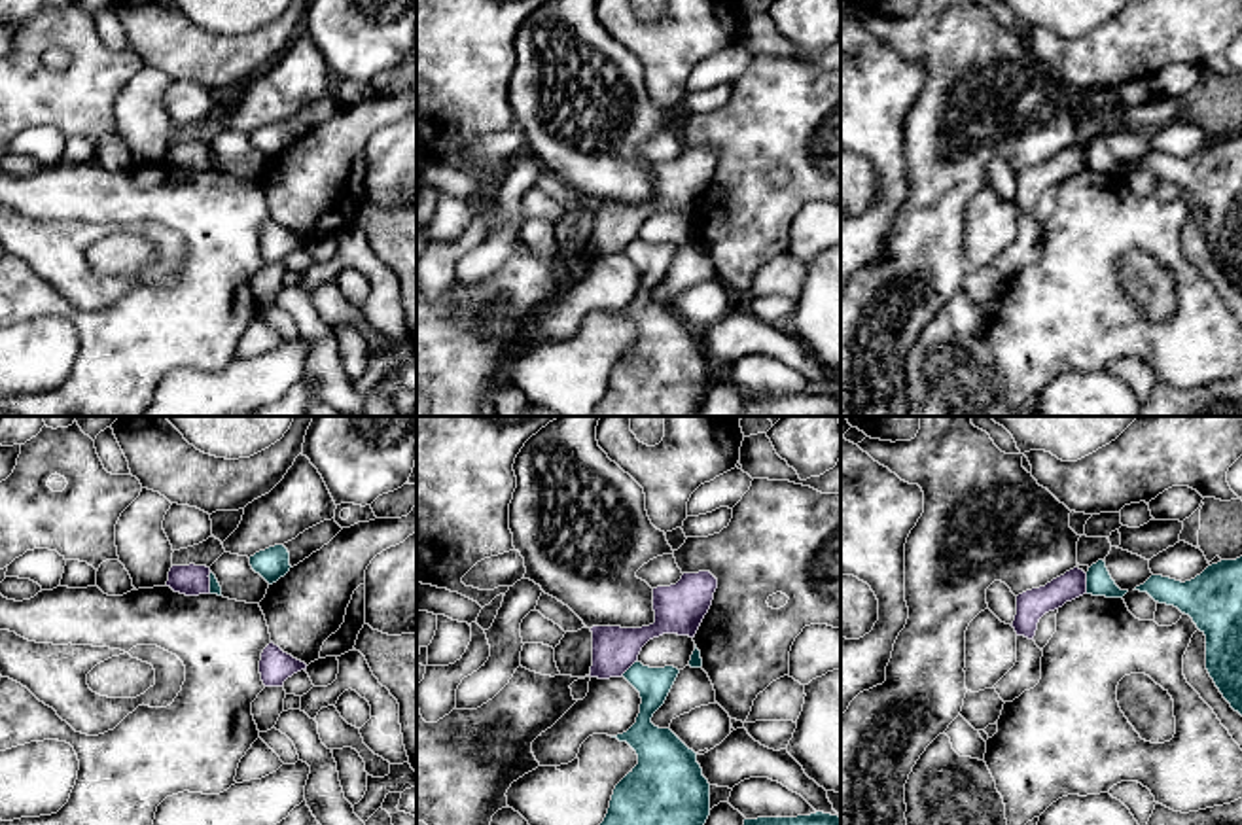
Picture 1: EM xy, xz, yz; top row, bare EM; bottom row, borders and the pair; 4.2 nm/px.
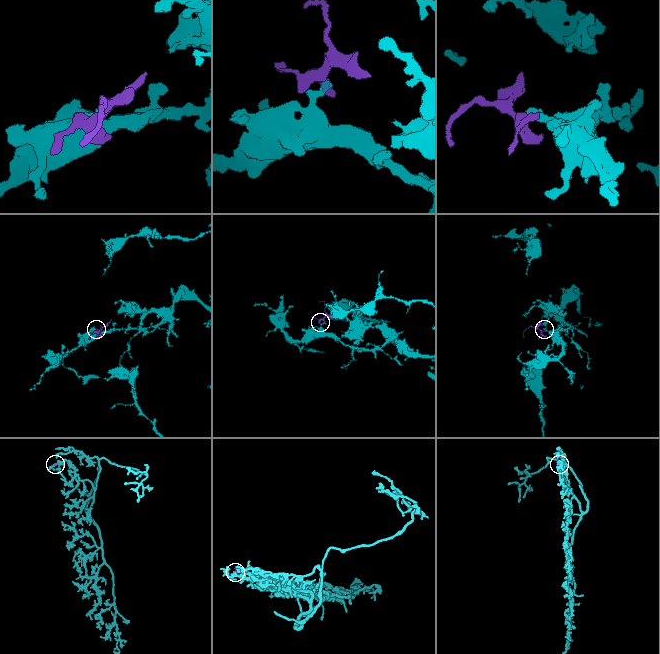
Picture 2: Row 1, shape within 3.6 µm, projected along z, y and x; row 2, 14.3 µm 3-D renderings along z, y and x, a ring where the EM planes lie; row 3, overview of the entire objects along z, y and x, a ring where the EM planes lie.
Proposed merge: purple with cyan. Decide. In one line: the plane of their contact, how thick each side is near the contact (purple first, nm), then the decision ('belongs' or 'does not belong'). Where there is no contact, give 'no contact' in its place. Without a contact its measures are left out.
yz | 130/110 nm | does not belong

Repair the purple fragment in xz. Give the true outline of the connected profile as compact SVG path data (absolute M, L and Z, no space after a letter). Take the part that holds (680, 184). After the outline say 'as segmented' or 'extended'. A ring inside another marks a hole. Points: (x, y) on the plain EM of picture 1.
M710 148L683 149L676 161L653 165L655 199L642 204L593 202L591 254L621 254L642 223L663 210L695 214L708 189L718 155Z; as segmented

